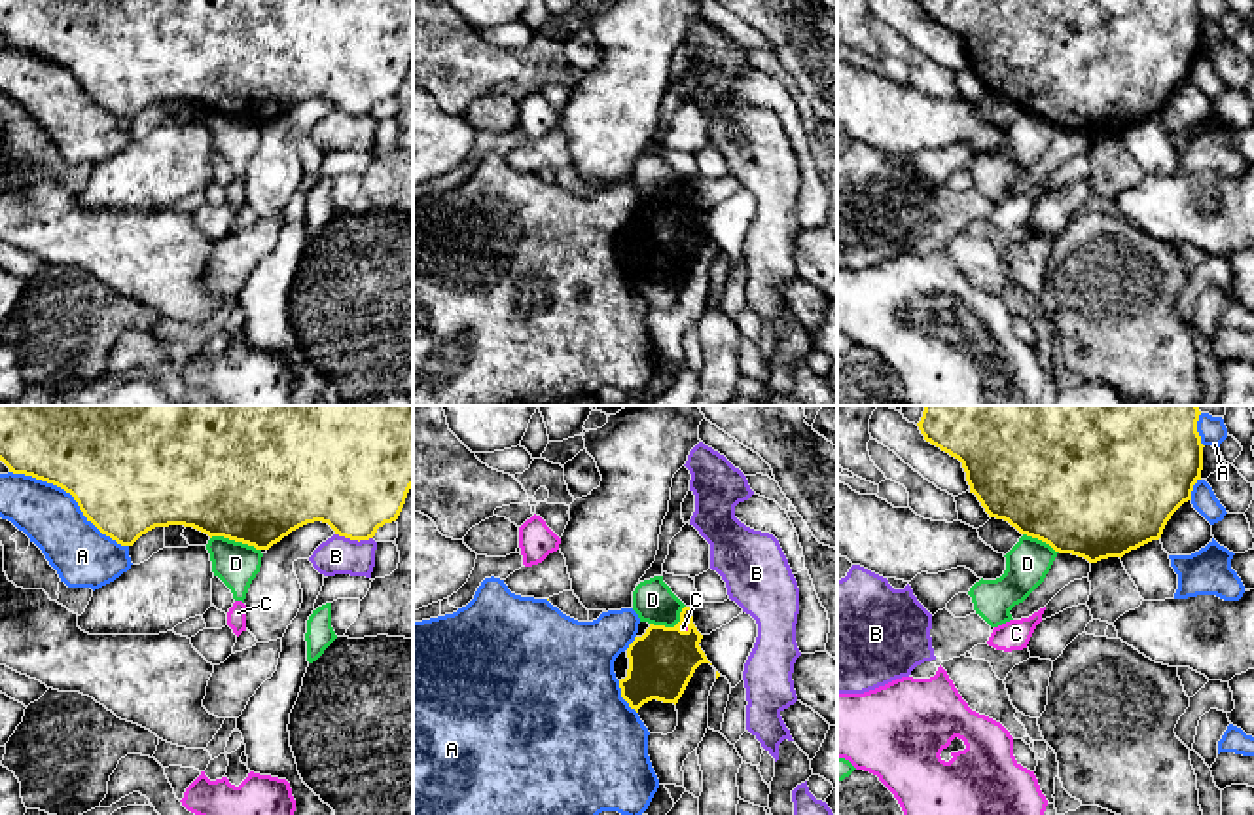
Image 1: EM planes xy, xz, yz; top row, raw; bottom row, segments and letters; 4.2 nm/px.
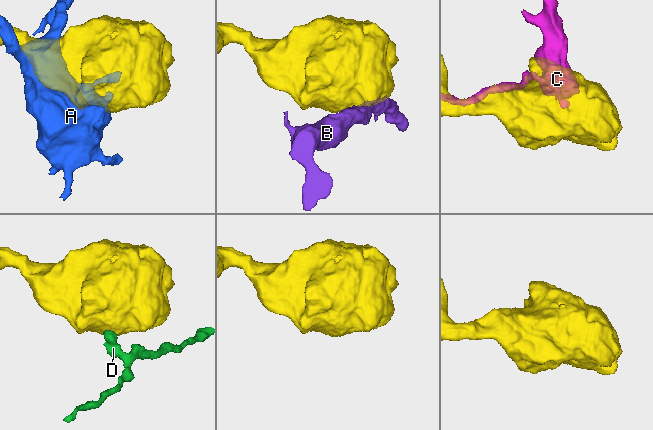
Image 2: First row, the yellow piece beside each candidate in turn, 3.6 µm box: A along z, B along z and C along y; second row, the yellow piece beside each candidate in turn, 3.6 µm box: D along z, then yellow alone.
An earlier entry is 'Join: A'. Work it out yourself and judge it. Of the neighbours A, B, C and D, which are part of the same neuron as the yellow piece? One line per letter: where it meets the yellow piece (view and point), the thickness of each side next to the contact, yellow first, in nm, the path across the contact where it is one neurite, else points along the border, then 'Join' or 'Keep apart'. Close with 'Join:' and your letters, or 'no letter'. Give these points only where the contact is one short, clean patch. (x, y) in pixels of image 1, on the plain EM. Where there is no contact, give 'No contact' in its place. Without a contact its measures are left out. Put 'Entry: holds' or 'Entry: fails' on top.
Entry: fails
A: Touches yellow at xy (72, 71). Thickness 460 nm (yellow) against 260 nm. Keep apart
B: Touches yellow at xy (355, 114). Thickness 440 nm (yellow) against 160 nm. Keep apart
C: Touches yellow at xz (684, 199). Thickness 280 nm (yellow) against 20 nm. Keep apart
D: Touches yellow at xy (235, 116). Thickness 500 nm (yellow) against 190 nm. Boundary: xy (211, 112), (228, 112), (260, 126). Keep apart
Join: no letter

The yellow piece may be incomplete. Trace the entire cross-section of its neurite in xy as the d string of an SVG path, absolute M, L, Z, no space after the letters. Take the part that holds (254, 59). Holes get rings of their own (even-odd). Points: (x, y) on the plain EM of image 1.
M0 0L0 36L13 49L70 68L87 97L121 121L155 102L184 100L269 125L314 97L360 118L396 97L405 80L413 63L413 0Z

